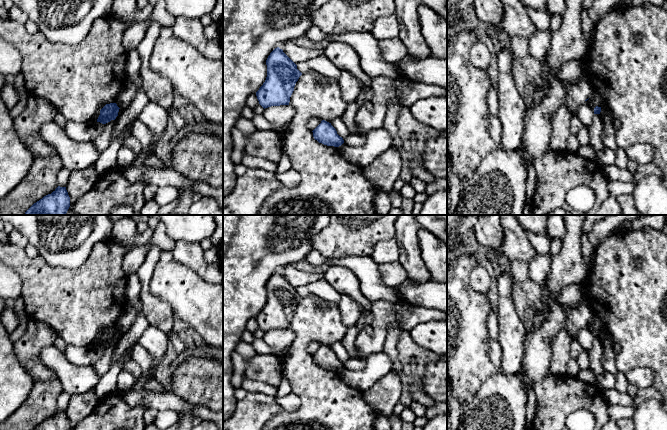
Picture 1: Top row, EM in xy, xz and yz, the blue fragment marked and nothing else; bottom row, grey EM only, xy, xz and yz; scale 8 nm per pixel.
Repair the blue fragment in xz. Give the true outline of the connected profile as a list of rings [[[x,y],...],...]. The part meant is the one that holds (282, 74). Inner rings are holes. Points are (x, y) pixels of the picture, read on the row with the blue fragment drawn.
[[[279,47],[270,53],[266,65],[266,80],[256,92],[259,104],[264,109],[271,106],[289,105],[295,84],[302,73]]]

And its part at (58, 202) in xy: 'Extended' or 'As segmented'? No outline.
As segmented

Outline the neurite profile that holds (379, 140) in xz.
[[[383,127],[369,131],[365,139],[362,146],[351,147],[342,144],[338,147],[340,154],[346,160],[364,167],[392,146],[392,138]]]

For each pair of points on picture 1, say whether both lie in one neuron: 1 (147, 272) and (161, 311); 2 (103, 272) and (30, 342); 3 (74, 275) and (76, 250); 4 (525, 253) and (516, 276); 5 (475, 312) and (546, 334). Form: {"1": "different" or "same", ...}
{"1": "same", "2": "different", "3": "different", "4": "different", "5": "different"}

